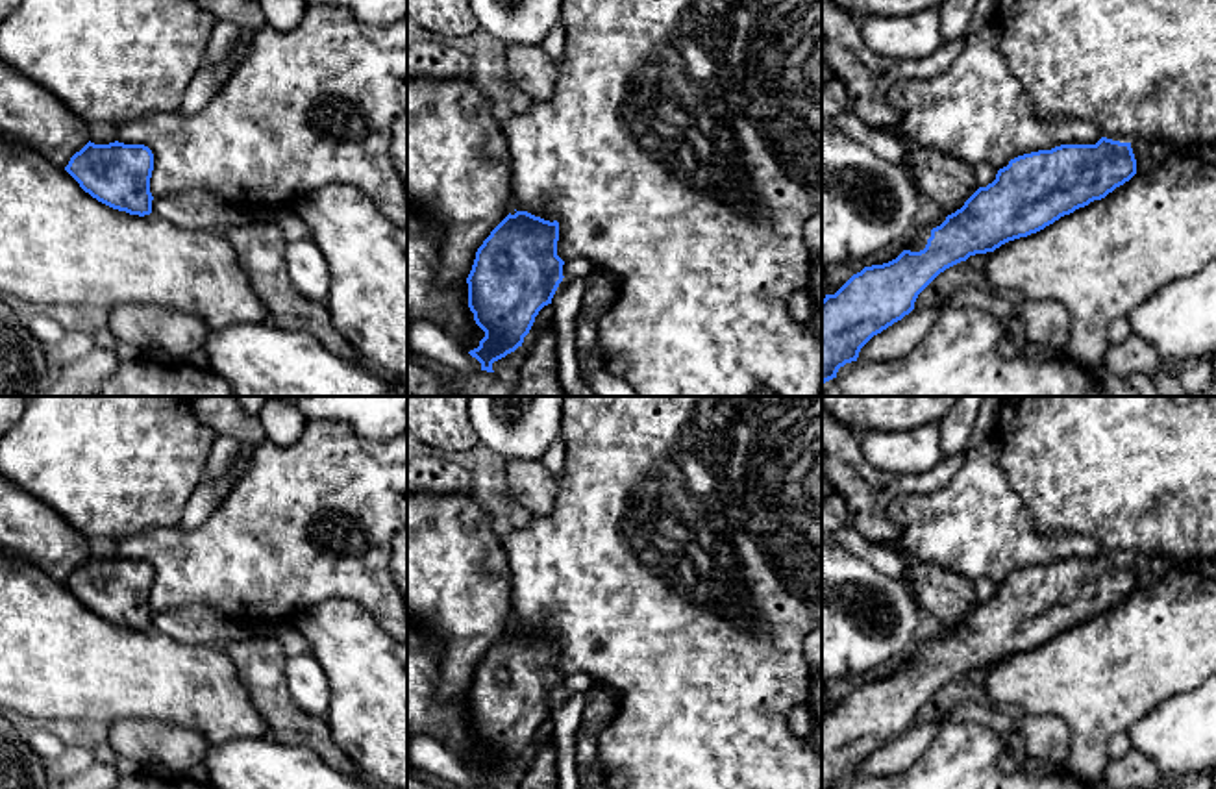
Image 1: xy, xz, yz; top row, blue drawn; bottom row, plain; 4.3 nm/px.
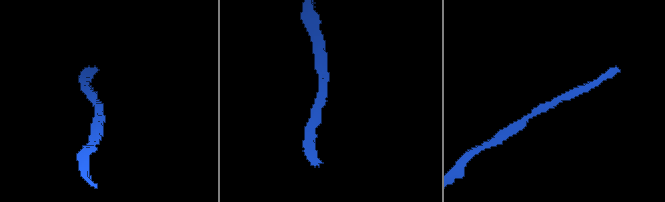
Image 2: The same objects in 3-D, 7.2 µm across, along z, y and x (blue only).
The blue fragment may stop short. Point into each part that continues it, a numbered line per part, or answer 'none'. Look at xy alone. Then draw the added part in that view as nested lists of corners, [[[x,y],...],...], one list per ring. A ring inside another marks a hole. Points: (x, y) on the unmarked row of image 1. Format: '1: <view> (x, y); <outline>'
1: xy (32, 530); [[[0,474],[0,552],[39,567],[52,580],[65,583],[89,556],[89,539],[54,507]]]

